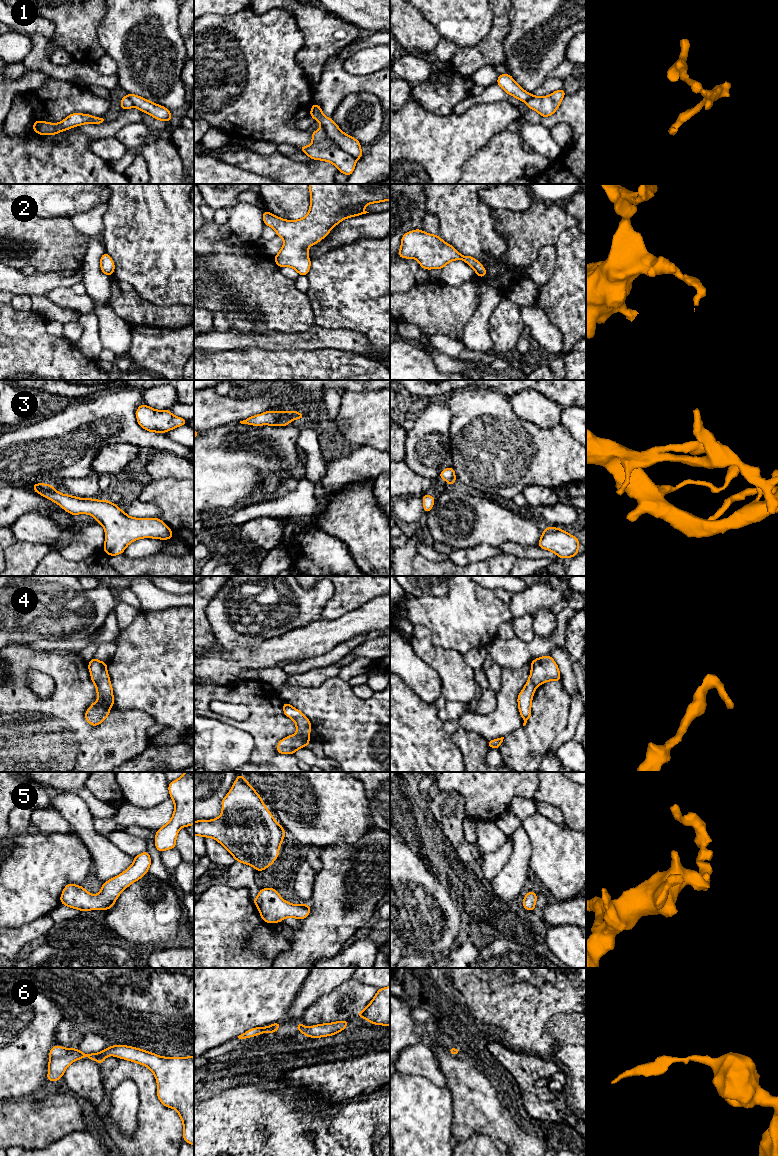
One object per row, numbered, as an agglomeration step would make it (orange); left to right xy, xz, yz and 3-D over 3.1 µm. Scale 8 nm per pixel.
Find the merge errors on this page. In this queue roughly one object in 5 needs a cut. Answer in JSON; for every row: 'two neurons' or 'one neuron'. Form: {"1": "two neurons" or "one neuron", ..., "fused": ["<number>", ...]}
{"1": "two neurons", "2": "one neuron", "3": "one neuron", "4": "one neuron", "5": "one neuron", "6": "one neuron", "fused": ["1"]}

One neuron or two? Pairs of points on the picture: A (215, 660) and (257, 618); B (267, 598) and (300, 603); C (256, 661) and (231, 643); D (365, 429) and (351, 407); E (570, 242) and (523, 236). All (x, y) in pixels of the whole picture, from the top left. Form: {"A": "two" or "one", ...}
{"A": "two", "B": "one", "C": "two", "D": "one", "E": "two"}

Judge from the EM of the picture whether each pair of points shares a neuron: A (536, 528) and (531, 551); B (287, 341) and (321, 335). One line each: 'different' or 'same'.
A: different
B: same

